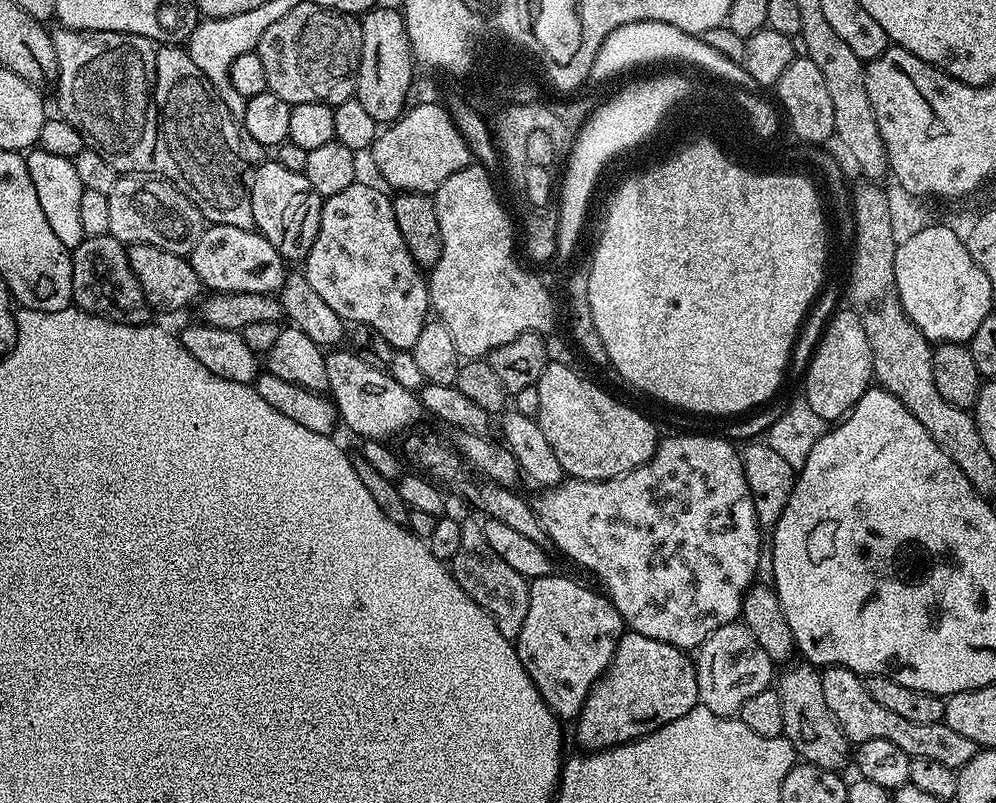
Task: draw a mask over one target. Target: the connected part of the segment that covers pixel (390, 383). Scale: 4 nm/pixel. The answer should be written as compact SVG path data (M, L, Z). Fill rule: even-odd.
M332 350L324 357L326 362L327 395L334 403L339 419L364 440L387 441L395 432L403 433L422 416L420 397L415 391L400 386L383 368L367 365L351 350Z

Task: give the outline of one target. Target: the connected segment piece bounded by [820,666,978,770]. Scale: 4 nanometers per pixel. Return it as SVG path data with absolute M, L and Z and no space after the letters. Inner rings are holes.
M833 666L823 669L820 677L826 706L830 706L830 714L834 714L838 726L842 726L846 738L853 745L882 738L906 750L906 754L910 757L934 758L934 762L942 762L942 766L950 766L957 770L966 766L966 762L970 762L970 758L974 758L974 754L978 751L978 746L970 742L970 738L962 738L962 734L950 730L950 726L946 726L943 722L939 724L910 722L907 718L901 718L899 714L886 710L886 706L881 706L880 703L874 702L874 698L870 698L870 690L866 690L864 680L858 672Z

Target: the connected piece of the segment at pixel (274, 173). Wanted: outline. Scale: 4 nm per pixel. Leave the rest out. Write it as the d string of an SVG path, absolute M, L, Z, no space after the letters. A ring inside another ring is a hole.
M268 158L265 164L260 164L256 168L256 173L250 176L250 191L252 194L252 209L254 210L255 231L267 238L270 246L278 250L278 254L283 256L285 261L304 261L310 254L310 246L314 246L314 238L318 238L318 226L320 225L320 205L322 198L310 186L310 182L305 178L304 173L286 170L278 166L274 158Z

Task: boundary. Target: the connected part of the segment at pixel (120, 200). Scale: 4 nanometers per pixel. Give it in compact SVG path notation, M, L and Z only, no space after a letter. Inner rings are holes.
M120 174L114 182L114 190L107 194L110 204L110 226L107 235L118 238L124 245L149 244L162 250L170 250L179 256L191 257L194 246L198 246L198 238L202 238L206 221L204 215L178 190L163 178L149 178L144 174Z

